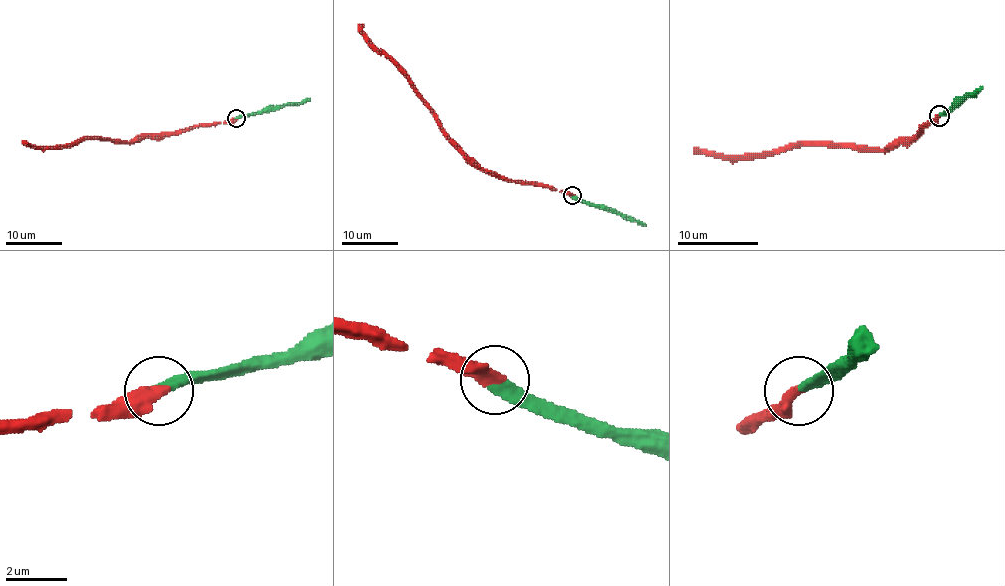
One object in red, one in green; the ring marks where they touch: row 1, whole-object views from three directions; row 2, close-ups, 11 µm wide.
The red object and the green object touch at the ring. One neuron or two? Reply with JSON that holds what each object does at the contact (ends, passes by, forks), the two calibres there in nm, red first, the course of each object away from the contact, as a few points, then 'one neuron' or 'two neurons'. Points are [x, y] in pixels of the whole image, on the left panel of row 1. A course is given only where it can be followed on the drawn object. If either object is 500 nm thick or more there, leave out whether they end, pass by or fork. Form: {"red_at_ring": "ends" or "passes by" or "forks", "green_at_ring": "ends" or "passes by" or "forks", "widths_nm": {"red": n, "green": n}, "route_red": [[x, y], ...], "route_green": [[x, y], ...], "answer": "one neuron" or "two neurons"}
{"red_at_ring": "ends", "green_at_ring": "ends", "widths_nm": {"red": 480, "green": 360}, "route_red": [[236, 118], [148, 133], [133, 142], [86, 139], [46, 148], [26, 145], [22, 140]], "route_green": [[236, 118], [279, 109], [310, 98]], "answer": "one neuron"}

